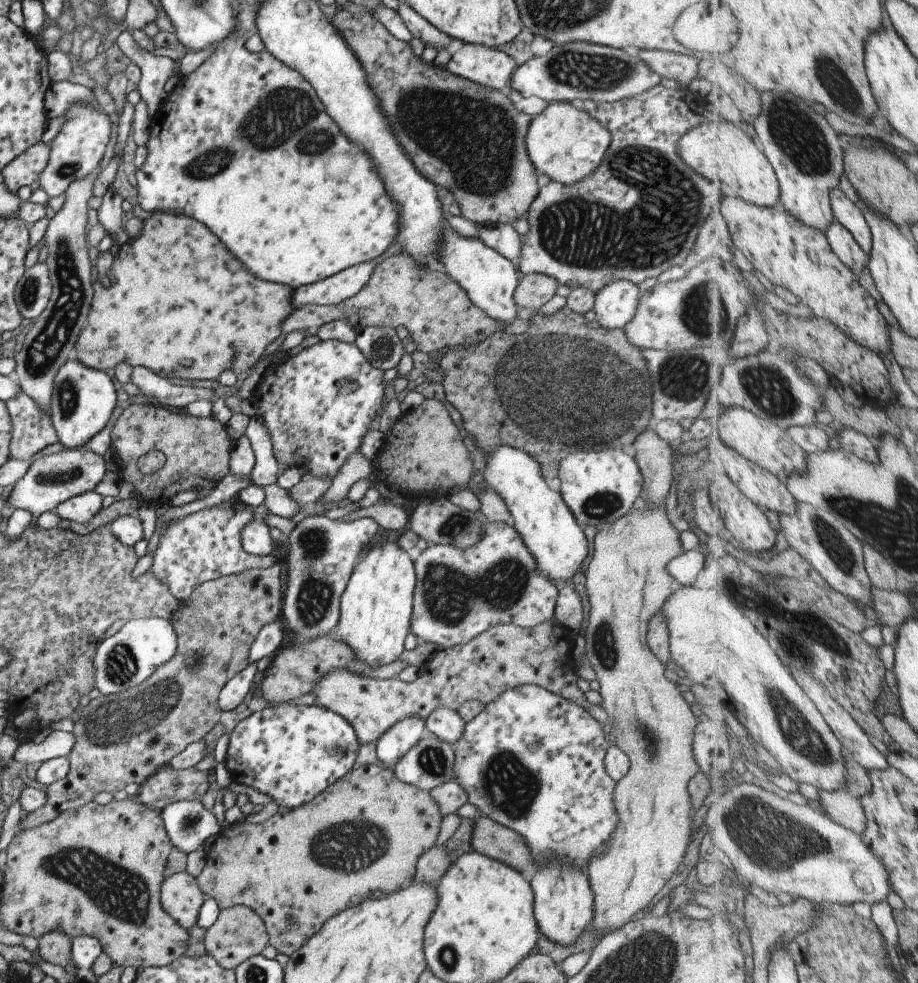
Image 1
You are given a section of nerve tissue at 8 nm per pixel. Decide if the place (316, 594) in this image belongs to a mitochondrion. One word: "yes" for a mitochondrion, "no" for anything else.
yes

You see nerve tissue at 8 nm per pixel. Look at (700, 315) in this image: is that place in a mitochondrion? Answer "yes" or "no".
yes

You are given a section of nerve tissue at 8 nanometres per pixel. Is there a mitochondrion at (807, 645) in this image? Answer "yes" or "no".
yes

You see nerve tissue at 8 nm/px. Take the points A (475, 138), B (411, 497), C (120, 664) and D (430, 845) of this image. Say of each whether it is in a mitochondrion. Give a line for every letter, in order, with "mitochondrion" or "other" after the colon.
A: mitochondrion
B: other
C: mitochondrion
D: other

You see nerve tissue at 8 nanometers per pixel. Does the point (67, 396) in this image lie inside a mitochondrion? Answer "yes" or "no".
yes

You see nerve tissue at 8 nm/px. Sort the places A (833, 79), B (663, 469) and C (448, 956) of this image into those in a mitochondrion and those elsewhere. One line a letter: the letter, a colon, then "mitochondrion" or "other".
A: mitochondrion
B: other
C: mitochondrion

